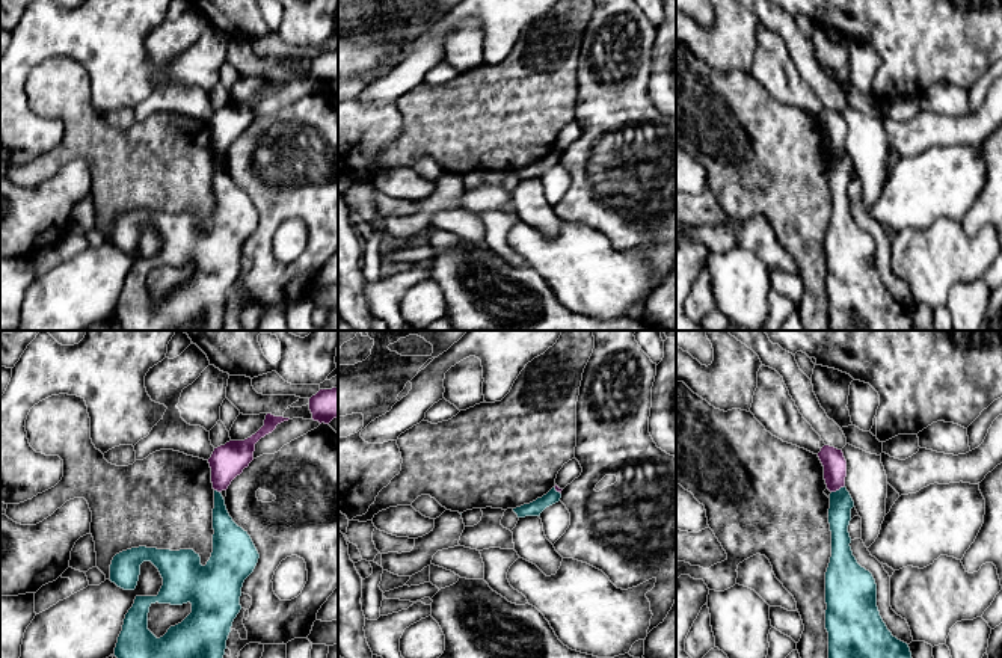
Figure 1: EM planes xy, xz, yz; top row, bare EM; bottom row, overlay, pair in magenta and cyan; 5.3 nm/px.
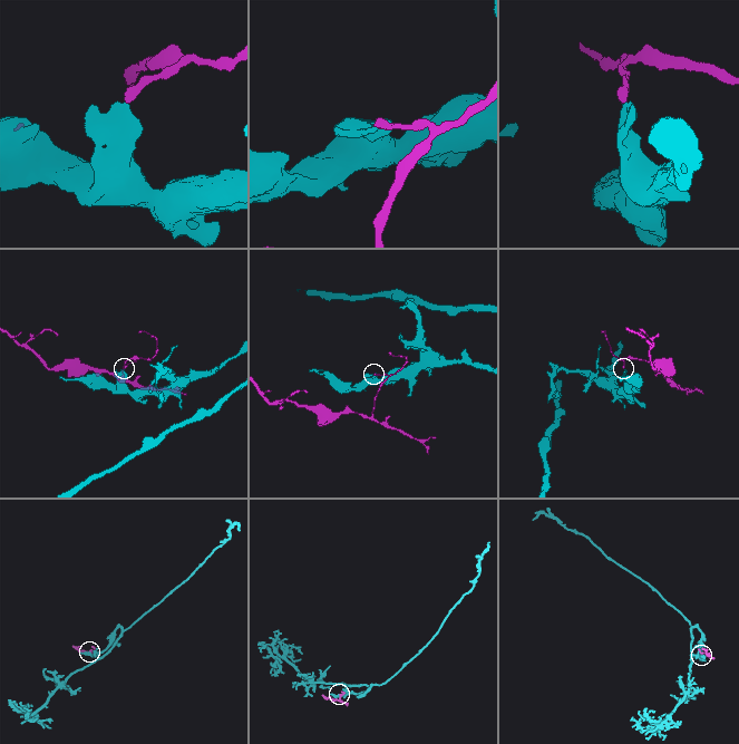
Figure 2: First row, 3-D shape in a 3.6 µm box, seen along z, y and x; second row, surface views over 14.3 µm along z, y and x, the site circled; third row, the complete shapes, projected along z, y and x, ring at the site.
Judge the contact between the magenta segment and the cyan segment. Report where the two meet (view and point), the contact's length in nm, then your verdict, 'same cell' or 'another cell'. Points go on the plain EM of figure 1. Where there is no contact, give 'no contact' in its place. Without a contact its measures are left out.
meets magenta in yz at (838, 151); contact 80 nm long; another cell

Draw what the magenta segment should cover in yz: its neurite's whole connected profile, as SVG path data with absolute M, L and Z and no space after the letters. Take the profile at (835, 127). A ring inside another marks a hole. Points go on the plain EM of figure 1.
M824 107L818 115L818 119L824 128L824 142L830 154L836 154L845 148L847 122L842 112L830 107Z

